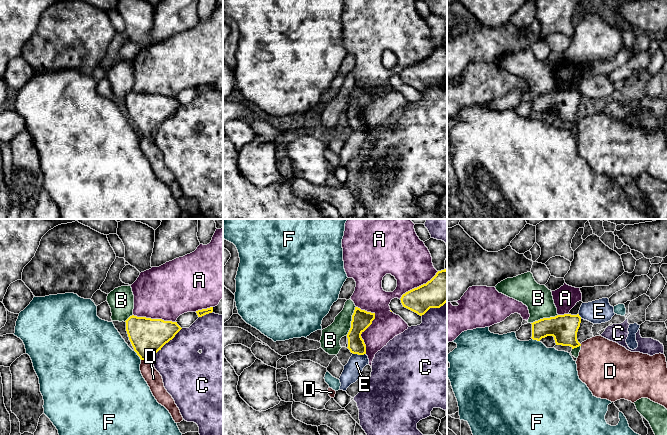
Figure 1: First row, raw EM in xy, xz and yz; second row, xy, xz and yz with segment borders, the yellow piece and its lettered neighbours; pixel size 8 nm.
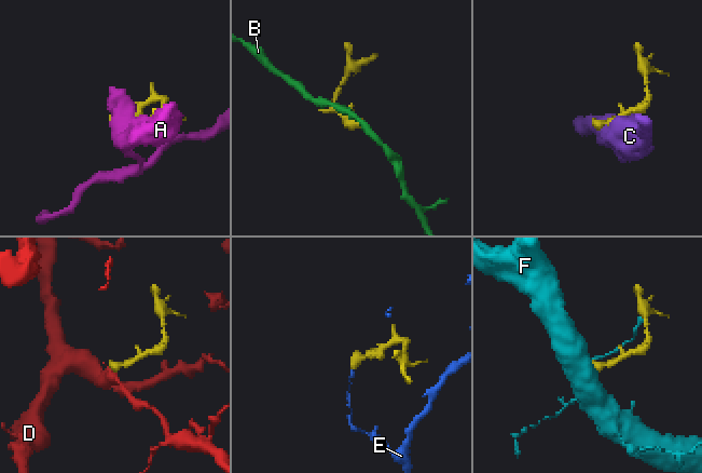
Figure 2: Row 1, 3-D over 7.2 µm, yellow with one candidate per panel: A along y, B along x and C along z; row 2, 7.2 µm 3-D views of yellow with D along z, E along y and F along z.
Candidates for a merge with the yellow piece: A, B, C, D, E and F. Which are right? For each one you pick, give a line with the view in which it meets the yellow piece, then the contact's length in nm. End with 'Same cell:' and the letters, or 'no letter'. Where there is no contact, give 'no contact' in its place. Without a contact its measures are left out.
D: contact in xy; length 80 nm
Same cell: D

